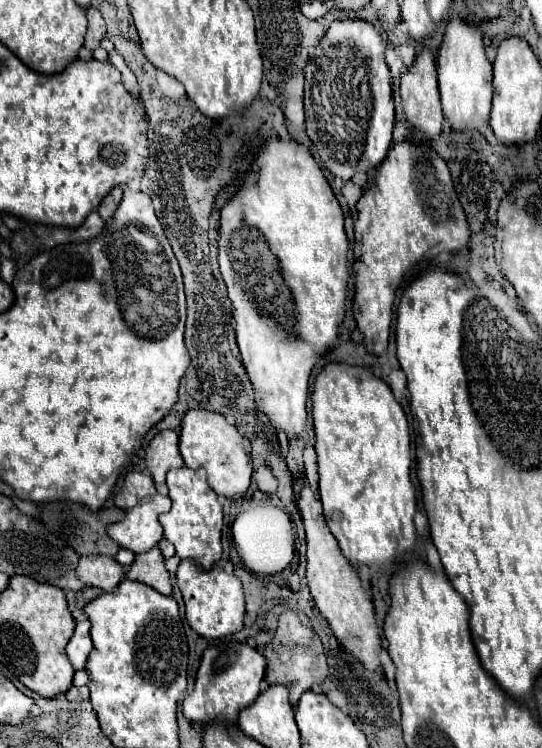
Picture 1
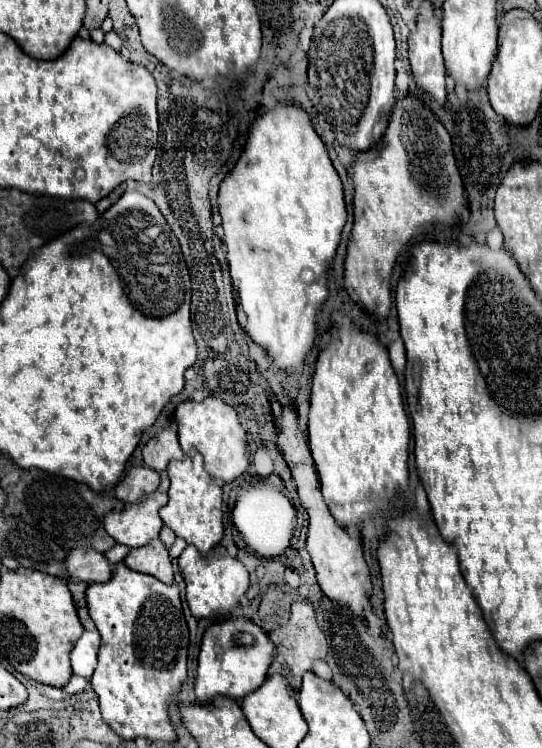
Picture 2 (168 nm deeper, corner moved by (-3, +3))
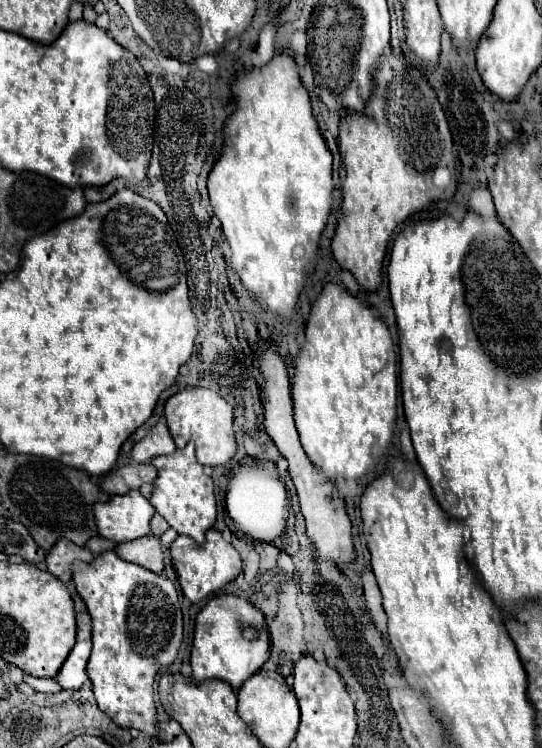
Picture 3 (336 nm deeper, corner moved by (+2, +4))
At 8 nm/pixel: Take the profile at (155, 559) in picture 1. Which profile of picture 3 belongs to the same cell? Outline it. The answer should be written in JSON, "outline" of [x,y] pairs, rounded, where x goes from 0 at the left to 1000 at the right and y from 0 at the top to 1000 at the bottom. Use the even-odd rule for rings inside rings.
{"outline":[[[268,715],[253,723],[223,726],[212,731],[212,739],[223,747],[231,747],[238,753],[253,753],[282,766],[301,763],[301,737],[297,737],[297,726],[286,715]]]}

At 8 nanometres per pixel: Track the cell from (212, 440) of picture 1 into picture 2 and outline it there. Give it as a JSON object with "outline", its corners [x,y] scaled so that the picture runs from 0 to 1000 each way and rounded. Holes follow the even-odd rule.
{"outline":[[[376,532],[373,537],[336,537],[325,551],[321,551],[321,561],[328,567],[328,586],[332,586],[332,596],[339,602],[343,610],[358,610],[358,607],[373,607],[376,612],[376,626],[380,631],[402,644],[402,647],[417,647],[417,644],[432,644],[439,642],[446,634],[458,631],[458,612],[454,612],[454,578],[439,564],[439,553],[428,543],[413,540],[406,532]]]}

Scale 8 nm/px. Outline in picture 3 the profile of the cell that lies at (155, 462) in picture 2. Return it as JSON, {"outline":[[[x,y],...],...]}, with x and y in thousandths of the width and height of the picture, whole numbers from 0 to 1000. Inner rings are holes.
{"outline":[[[297,563],[290,568],[282,568],[282,574],[256,590],[249,592],[249,598],[242,600],[242,611],[253,619],[271,619],[290,608],[312,608],[319,606],[327,598],[312,582],[308,568]]]}

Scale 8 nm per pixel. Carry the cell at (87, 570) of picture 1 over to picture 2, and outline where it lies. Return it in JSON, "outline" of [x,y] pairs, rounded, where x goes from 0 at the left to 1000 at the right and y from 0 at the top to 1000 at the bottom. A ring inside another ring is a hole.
{"outline":[[[140,733],[133,735],[125,743],[122,743],[122,762],[129,767],[133,775],[140,778],[199,778],[207,773],[207,754],[196,751],[196,743],[185,741],[181,735],[170,735],[170,733]]]}

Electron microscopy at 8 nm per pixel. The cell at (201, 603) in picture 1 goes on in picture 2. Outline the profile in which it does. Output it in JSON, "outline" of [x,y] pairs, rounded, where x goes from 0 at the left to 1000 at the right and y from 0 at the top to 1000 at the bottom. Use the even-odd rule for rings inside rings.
{"outline":[[[343,730],[343,735],[328,746],[339,778],[343,778],[343,805],[358,826],[413,826],[424,824],[428,816],[439,813],[443,799],[458,789],[458,765],[443,749],[428,746],[417,733],[395,730],[384,743],[369,743],[358,730]]]}

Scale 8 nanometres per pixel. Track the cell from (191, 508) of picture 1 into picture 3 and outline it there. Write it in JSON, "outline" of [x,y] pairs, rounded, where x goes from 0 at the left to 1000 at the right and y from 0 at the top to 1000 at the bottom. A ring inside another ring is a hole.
{"outline":[[[349,590],[338,600],[315,608],[293,608],[279,616],[290,624],[290,640],[282,643],[279,672],[286,683],[334,715],[349,715],[363,726],[378,723],[378,707],[397,699],[397,659],[393,640],[382,635],[378,624],[360,614],[360,598]]]}

